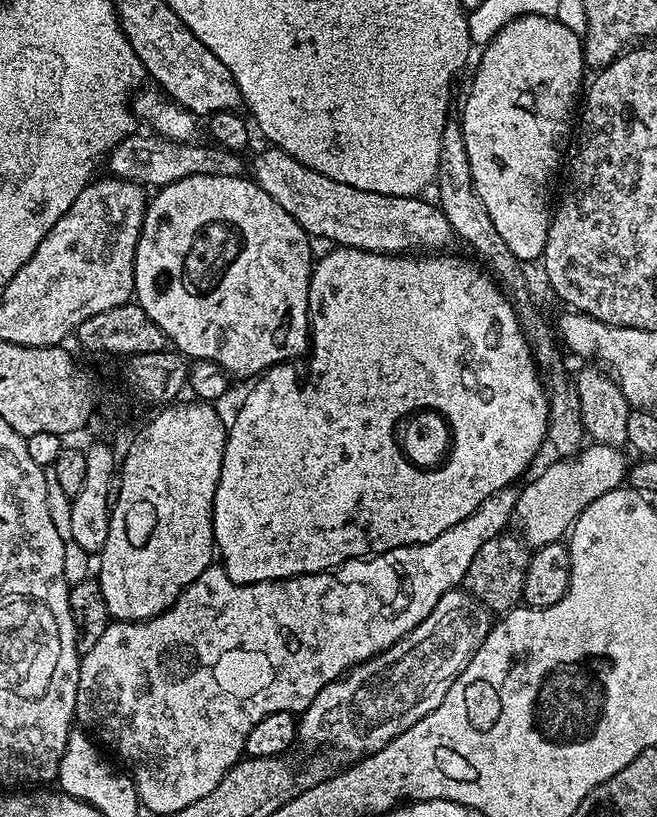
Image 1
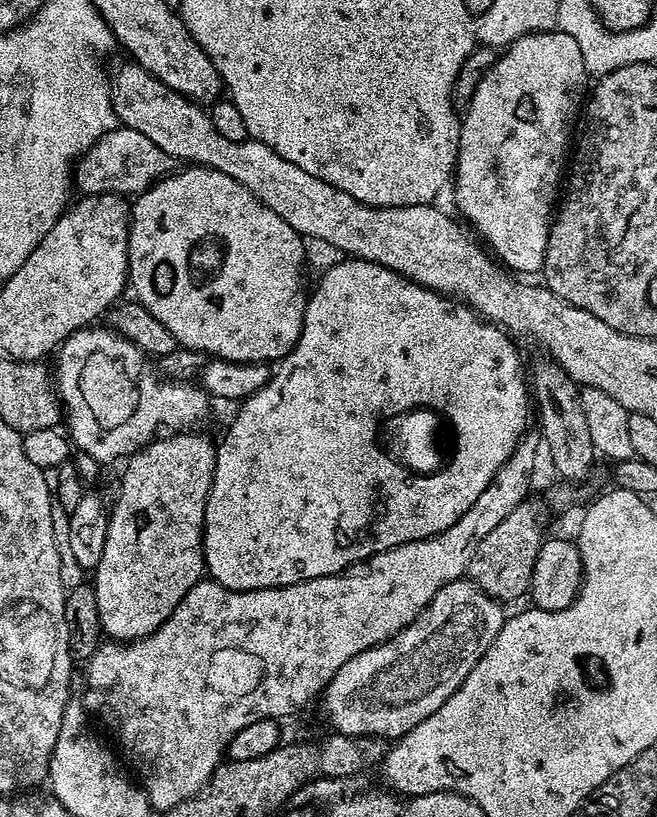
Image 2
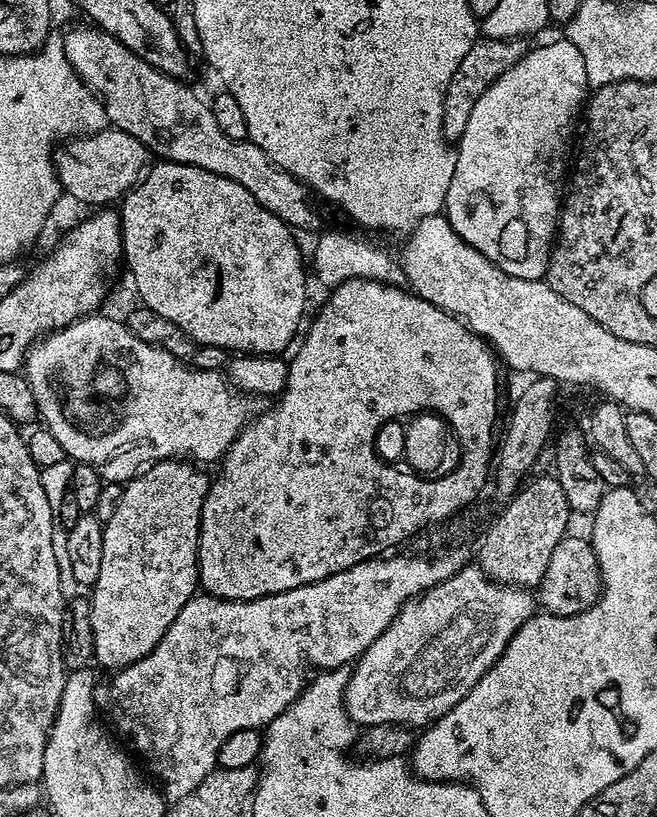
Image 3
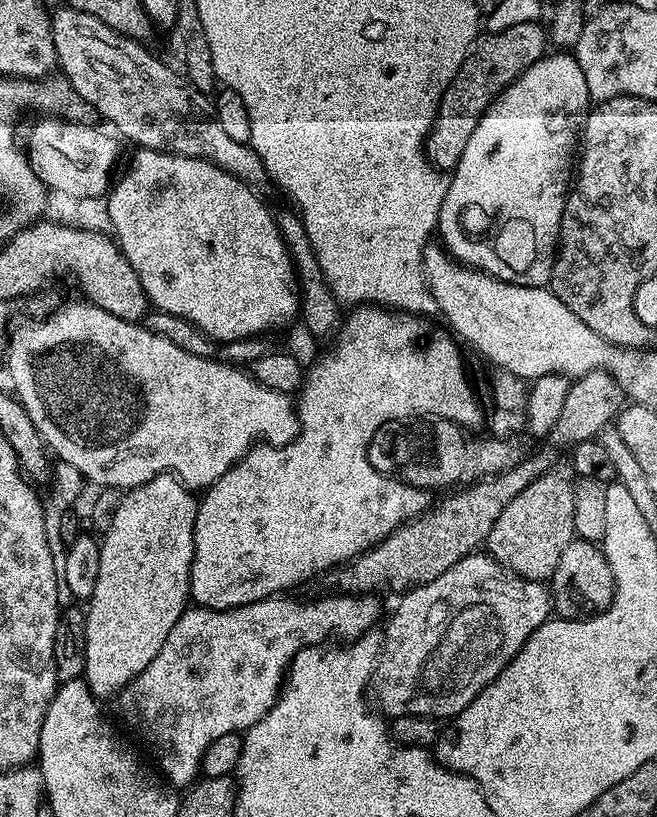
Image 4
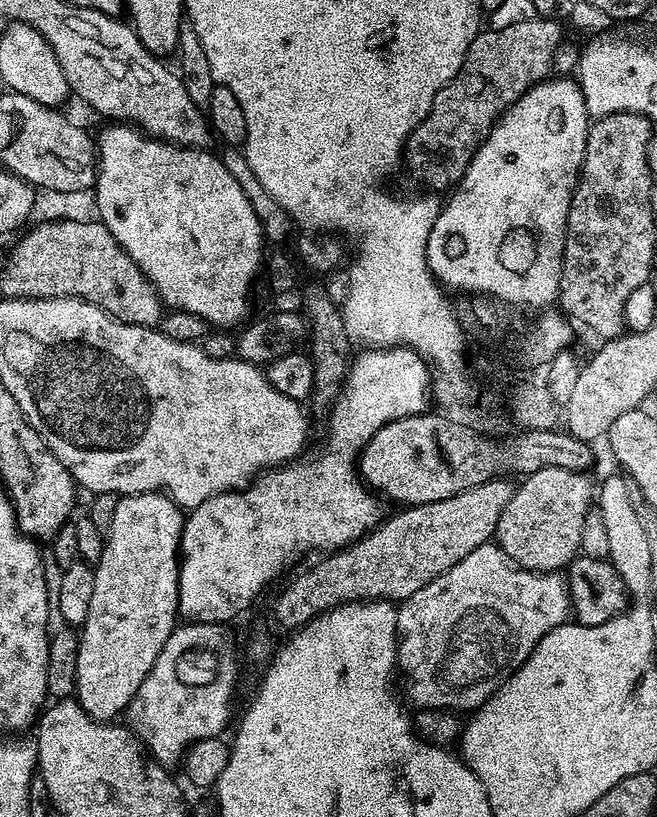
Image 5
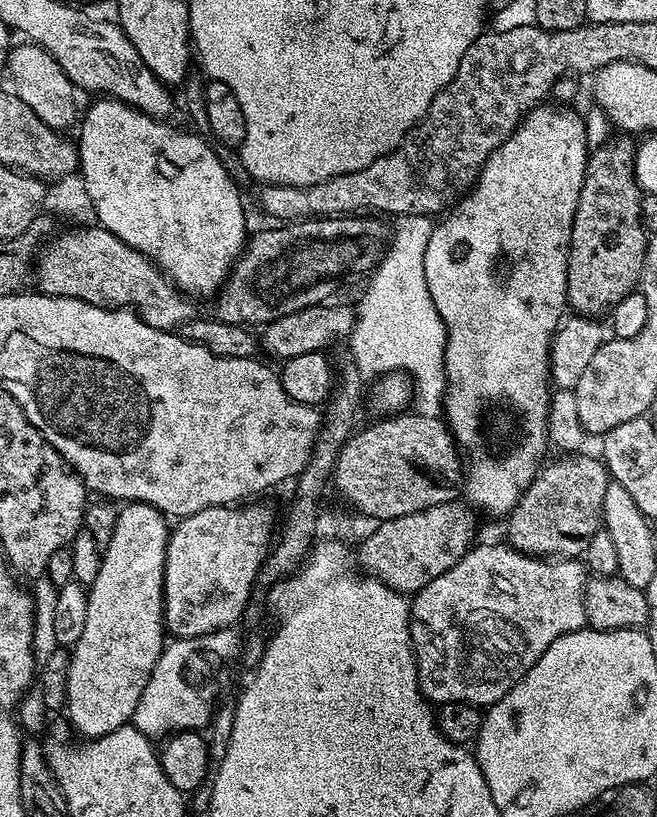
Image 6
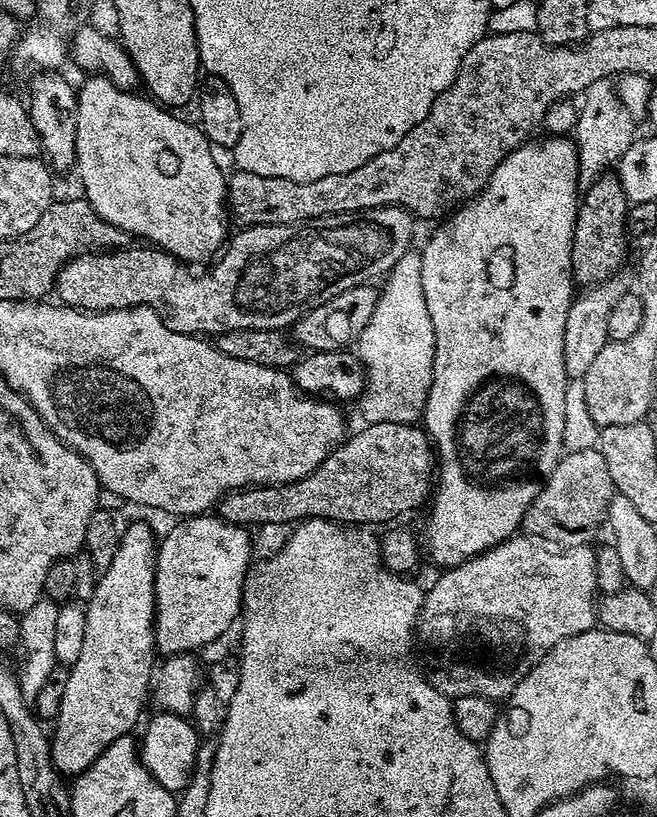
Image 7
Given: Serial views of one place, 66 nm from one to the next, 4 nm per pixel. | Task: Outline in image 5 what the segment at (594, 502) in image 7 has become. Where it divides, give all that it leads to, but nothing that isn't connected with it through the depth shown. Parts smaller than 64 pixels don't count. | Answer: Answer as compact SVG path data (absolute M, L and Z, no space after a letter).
M543 467L525 477L498 520L495 543L519 568L532 572L565 569L581 549L584 522L596 496L595 483L583 472Z

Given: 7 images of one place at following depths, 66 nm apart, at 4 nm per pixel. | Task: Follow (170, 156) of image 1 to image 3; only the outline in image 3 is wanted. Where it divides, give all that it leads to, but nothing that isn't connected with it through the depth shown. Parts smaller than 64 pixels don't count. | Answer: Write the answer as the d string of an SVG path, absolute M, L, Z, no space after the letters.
M105 126L103 130L94 132L91 136L67 141L55 153L54 163L60 187L67 195L69 192L74 199L81 200L84 204L108 206L111 205L108 204L111 200L123 201L124 195L135 184L140 183L150 167L150 153L145 144L138 142L138 138L117 128Z

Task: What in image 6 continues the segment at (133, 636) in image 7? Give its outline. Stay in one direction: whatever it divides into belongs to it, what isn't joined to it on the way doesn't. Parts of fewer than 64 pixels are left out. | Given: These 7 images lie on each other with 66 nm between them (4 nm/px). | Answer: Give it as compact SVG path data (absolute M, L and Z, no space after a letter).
M125 503L120 508L118 522L114 526L114 534L110 537L110 542L103 545L104 561L100 564L100 569L96 572L96 577L92 580L92 586L88 591L88 605L86 606L86 626L82 629L82 638L78 638L76 644L71 645L70 674L68 675L68 703L66 705L67 723L73 729L76 728L88 740L96 740L100 736L110 734L118 730L123 724L131 721L134 710L138 706L138 698L142 698L142 690L146 690L146 682L150 682L150 674L158 662L158 658L164 652L166 643L166 629L164 626L164 567L166 566L166 546L168 545L168 534L170 531L169 521L164 513L159 512L153 504Z

